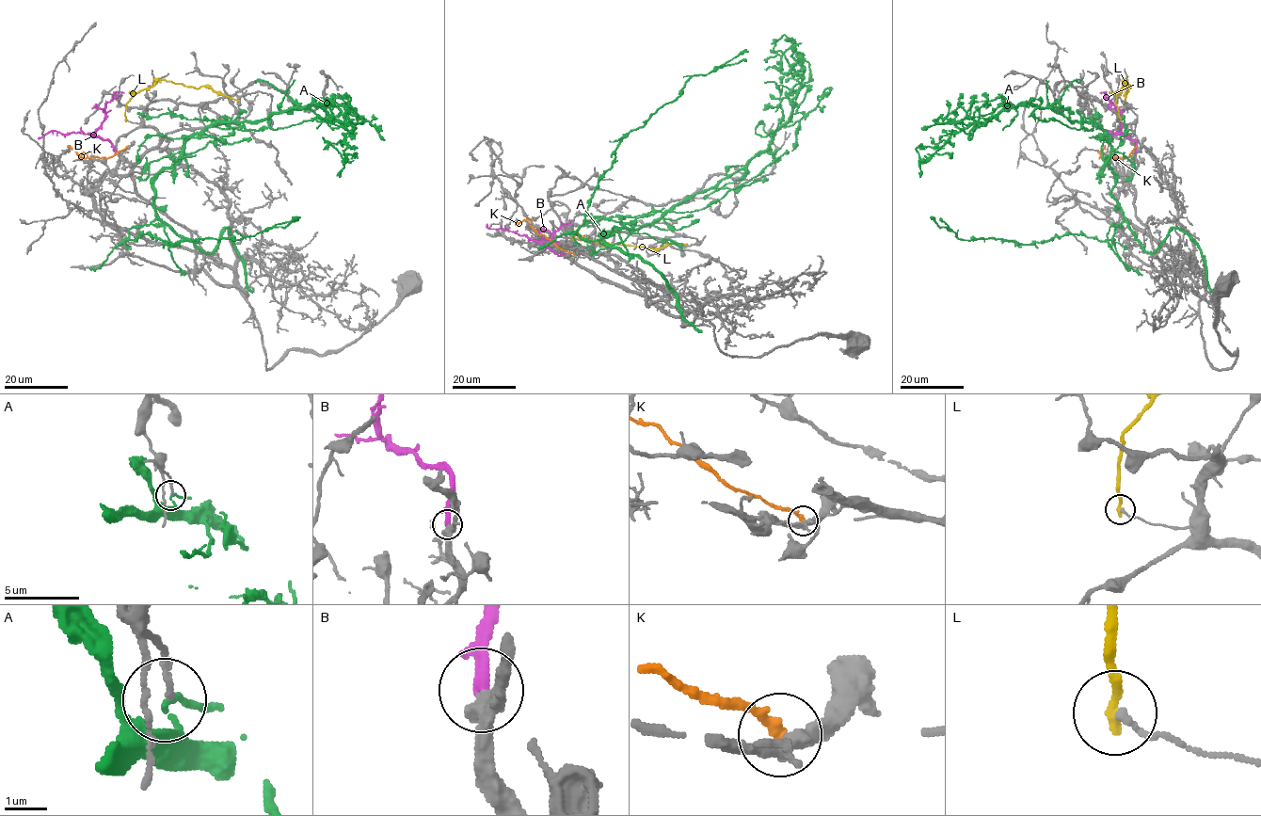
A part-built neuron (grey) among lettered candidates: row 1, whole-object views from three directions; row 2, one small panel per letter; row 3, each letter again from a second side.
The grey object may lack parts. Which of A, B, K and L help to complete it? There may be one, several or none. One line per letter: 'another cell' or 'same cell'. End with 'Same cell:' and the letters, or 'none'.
A: another cell
B: same cell
K: another cell
L: another cell
Same cell: B

